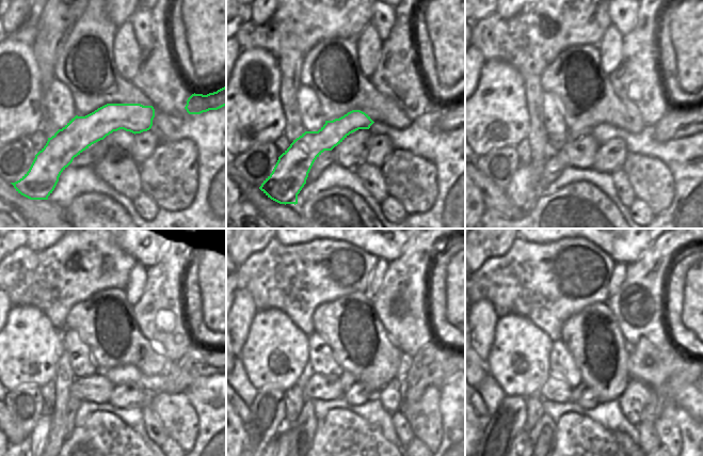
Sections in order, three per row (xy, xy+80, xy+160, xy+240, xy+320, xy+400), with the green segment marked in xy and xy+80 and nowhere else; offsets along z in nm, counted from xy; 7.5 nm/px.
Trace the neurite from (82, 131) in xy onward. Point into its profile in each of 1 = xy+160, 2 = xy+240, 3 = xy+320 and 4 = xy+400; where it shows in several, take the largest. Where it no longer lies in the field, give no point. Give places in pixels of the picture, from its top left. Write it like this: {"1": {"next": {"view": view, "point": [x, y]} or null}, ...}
{"1": {"next": {"view": "xy+160", "point": [520, 189]}}, "2": {"next": {"view": "xy+240", "point": [37, 439]}}, "3": {"next": {"view": "xy+320", "point": [283, 438]}}, "4": {"next": null}}

